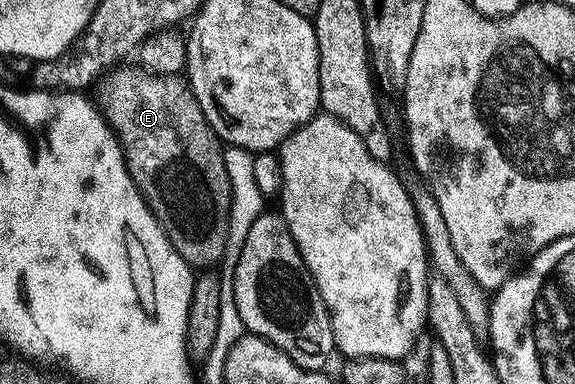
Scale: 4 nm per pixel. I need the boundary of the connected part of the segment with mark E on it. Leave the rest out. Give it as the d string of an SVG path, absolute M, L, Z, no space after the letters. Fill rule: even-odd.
M123 65L112 68L98 82L99 85L99 105L97 101L98 112L103 114L107 125L115 133L115 138L123 149L123 158L127 161L127 170L133 179L136 190L145 199L145 203L151 208L151 214L157 219L157 223L165 231L169 243L187 260L187 264L192 267L209 267L213 261L222 262L223 248L227 246L227 220L231 214L231 184L229 183L229 171L225 171L225 159L223 151L224 142L220 141L209 119L205 119L205 111L201 111L201 103L197 103L195 93L191 90L190 84L182 76L173 73L153 73L150 69L135 65Z

